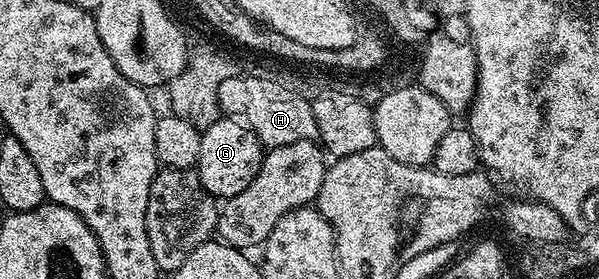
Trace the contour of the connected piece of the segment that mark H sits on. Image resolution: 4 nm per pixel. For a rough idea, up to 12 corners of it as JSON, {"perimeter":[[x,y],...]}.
{"perimeter":[[245,73],[218,88],[225,116],[265,148],[315,140],[314,109],[275,78]]}

